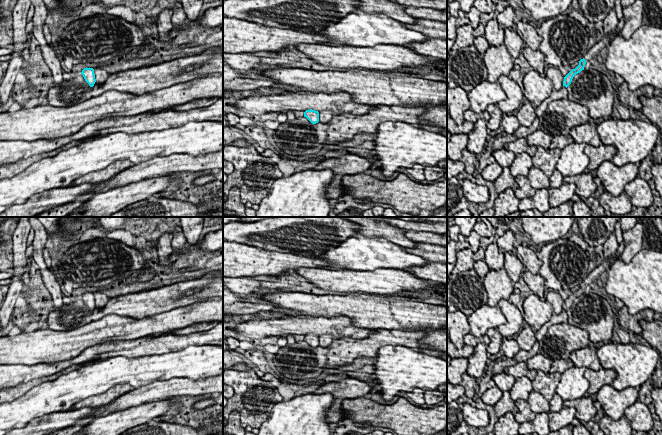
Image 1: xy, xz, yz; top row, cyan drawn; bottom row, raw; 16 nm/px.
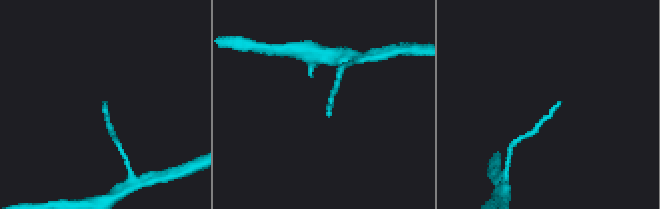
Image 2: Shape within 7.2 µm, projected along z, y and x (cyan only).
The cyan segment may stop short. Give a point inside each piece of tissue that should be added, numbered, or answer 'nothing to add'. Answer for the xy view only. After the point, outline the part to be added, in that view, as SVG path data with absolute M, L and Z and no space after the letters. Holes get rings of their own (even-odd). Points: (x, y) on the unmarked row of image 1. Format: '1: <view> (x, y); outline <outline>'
nothing to add

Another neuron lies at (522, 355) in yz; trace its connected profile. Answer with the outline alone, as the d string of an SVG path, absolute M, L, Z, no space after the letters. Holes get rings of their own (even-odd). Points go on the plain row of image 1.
M535 341L530 351L525 351L520 349L520 351L517 353L517 355L513 359L516 360L517 362L527 361L538 352L539 352L539 342Z

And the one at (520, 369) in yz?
M522 361L518 362L513 366L508 366L504 369L504 373L507 375L512 375L515 379L525 376L529 378L531 381L535 379L535 376L532 374L532 371L528 369L527 362Z

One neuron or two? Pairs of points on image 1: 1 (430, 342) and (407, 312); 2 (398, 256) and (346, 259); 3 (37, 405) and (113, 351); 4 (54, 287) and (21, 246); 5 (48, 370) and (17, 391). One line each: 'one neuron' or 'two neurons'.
1: two neurons
2: one neuron
3: two neurons
4: two neurons
5: two neurons

